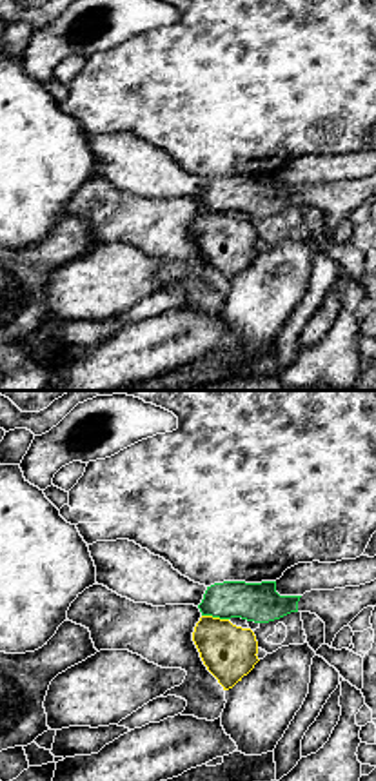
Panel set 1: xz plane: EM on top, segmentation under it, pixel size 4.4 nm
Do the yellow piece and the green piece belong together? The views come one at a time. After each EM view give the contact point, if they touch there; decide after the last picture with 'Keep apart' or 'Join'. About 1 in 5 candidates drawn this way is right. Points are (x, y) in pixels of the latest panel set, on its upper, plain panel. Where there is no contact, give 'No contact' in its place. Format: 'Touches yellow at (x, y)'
Touches yellow at (215, 211)

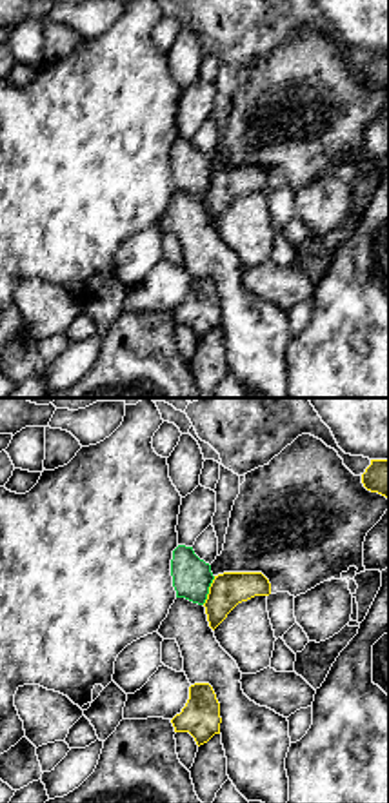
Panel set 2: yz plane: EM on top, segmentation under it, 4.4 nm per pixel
Touches yellow at (209, 184)

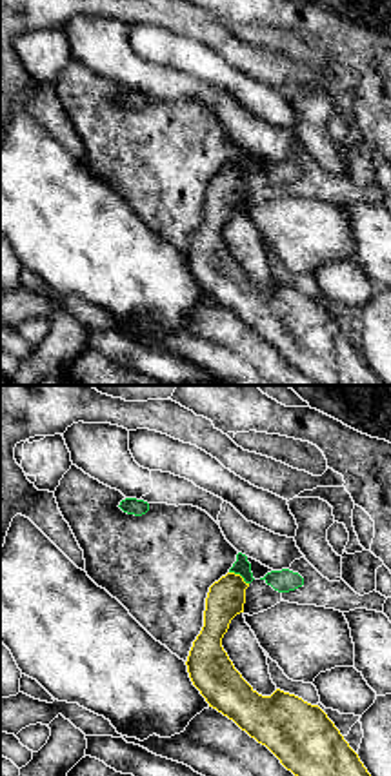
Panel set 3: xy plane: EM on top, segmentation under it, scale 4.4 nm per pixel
Touches yellow at (239, 168)

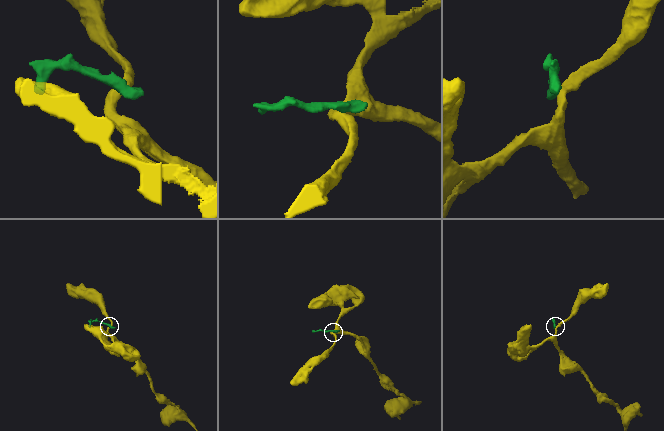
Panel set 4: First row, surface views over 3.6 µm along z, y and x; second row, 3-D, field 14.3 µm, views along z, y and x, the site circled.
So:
Keep apart

